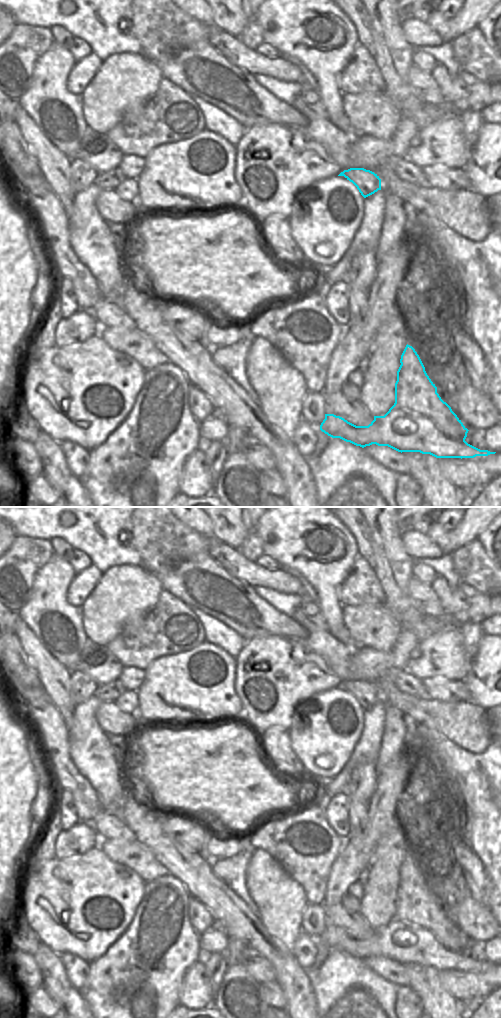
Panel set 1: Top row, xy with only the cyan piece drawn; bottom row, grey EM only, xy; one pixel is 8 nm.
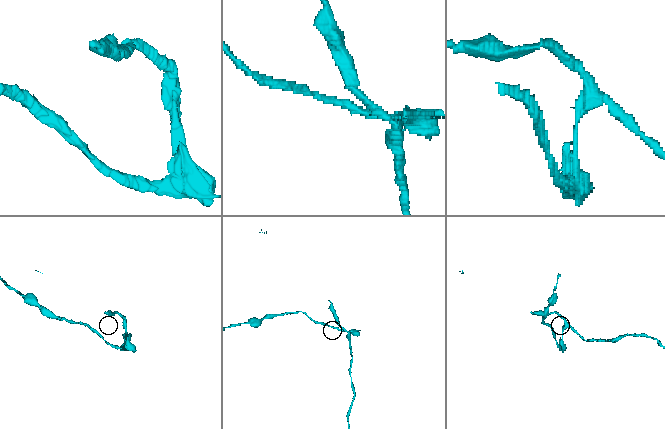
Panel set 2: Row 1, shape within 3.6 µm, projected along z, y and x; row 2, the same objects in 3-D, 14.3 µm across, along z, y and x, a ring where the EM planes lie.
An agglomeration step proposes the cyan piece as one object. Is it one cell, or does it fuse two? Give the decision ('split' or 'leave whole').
split

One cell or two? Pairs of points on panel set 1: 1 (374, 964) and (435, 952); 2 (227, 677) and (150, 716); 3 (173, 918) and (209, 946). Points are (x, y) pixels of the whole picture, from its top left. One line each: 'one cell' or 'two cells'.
1: two cells
2: one cell
3: two cells

